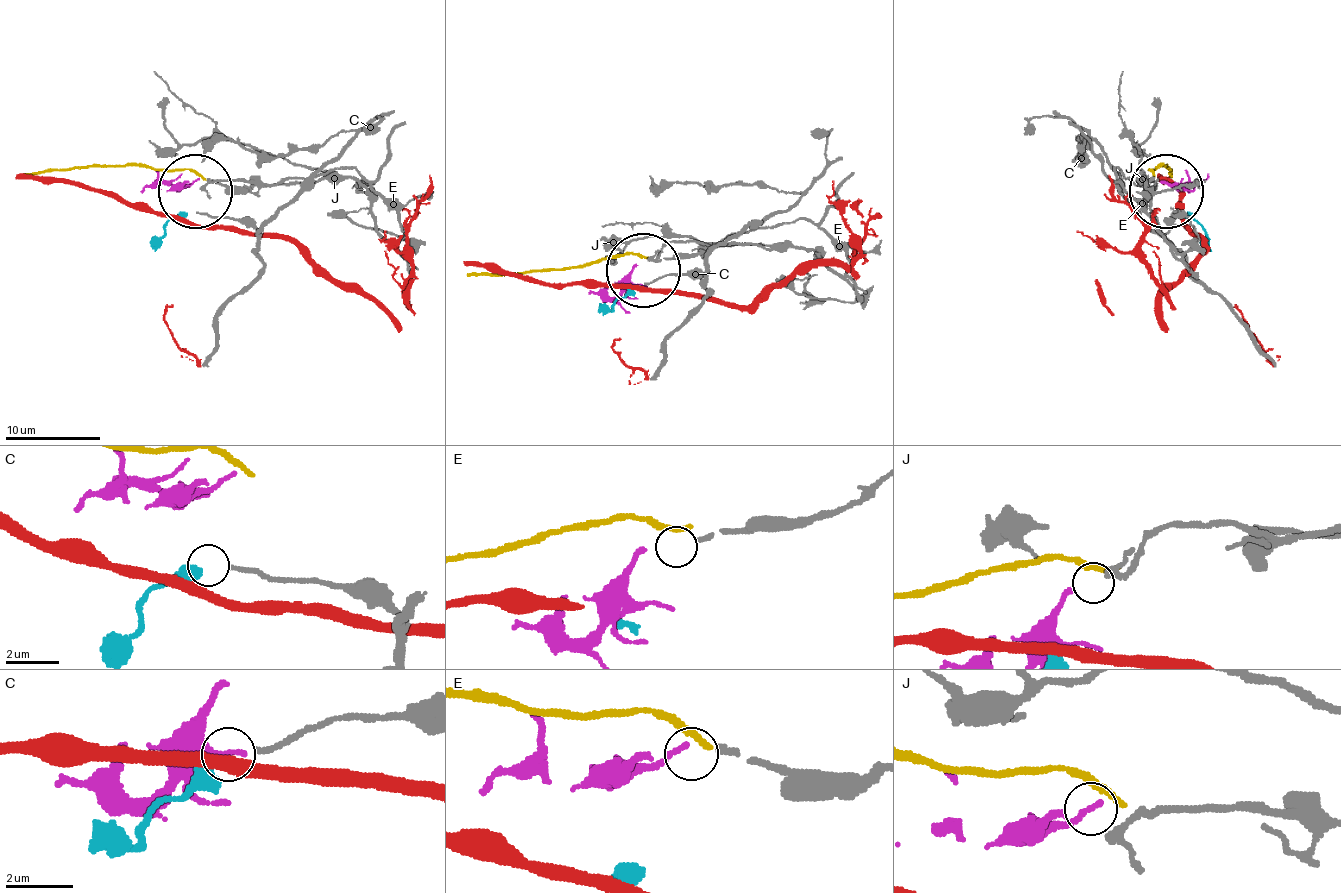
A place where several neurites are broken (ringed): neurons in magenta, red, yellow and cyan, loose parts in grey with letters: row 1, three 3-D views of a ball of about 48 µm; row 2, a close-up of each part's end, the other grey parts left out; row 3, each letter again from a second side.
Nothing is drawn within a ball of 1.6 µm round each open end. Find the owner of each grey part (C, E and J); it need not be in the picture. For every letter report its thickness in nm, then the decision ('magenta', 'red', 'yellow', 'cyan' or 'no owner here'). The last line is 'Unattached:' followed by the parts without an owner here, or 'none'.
C: 160 nm | cyan
E: 170 nm | no owner here
J: 220 nm | magenta
Unattached: E

